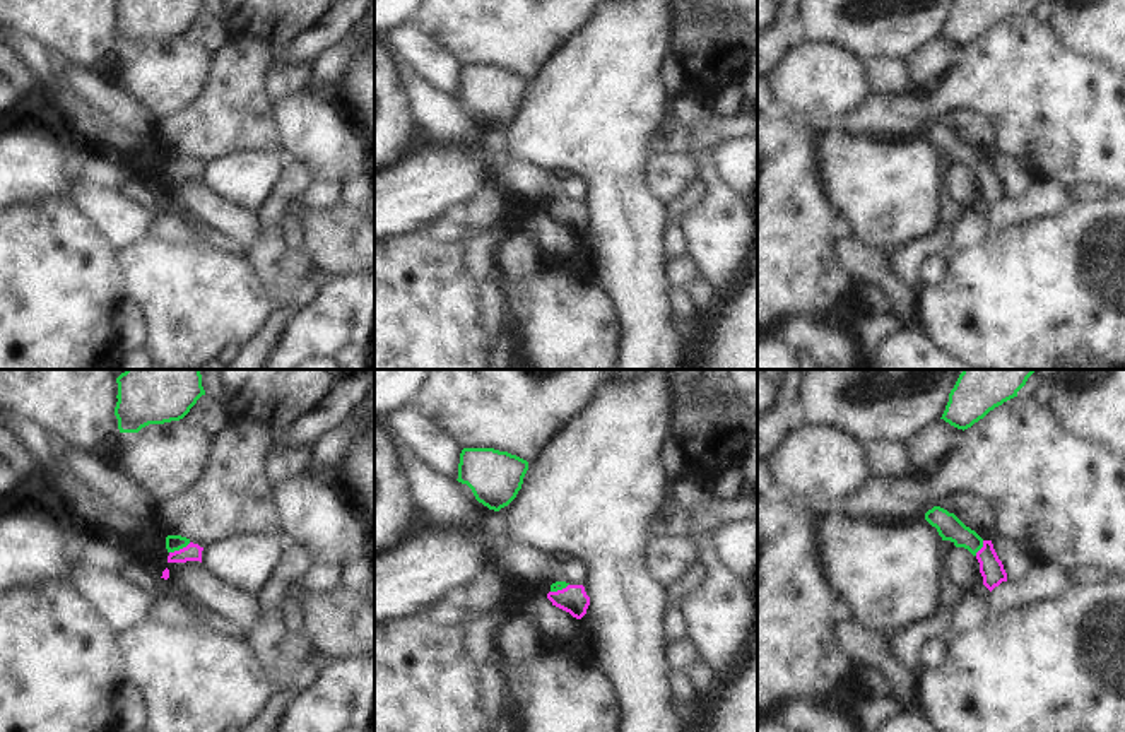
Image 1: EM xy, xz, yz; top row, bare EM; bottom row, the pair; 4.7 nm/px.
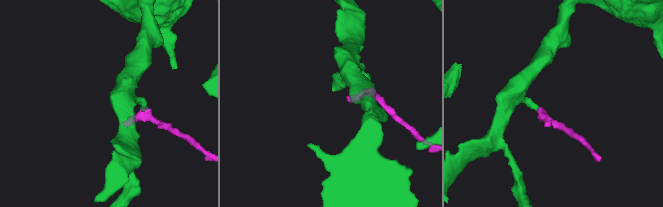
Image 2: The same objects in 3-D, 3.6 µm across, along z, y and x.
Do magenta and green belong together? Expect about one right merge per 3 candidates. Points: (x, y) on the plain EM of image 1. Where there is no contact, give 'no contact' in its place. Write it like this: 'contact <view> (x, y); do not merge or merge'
contact xy (180, 166); merge

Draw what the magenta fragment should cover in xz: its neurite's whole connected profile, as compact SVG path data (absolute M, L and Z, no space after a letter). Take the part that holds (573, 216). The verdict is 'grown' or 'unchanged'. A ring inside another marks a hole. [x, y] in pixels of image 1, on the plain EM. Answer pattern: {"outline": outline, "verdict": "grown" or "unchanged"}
{"outline": "M556 198L551 202L547 215L552 222L569 229L573 234L581 236L590 222L590 214L583 202L569 202L566 198Z", "verdict": "grown"}

